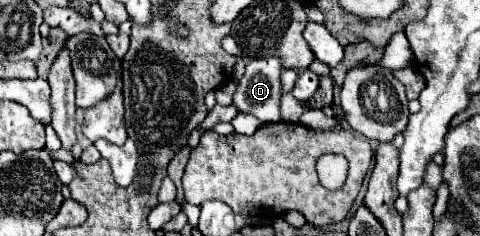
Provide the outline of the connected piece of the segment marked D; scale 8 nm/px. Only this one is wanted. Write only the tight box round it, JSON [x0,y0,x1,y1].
[233,57,283,123]

